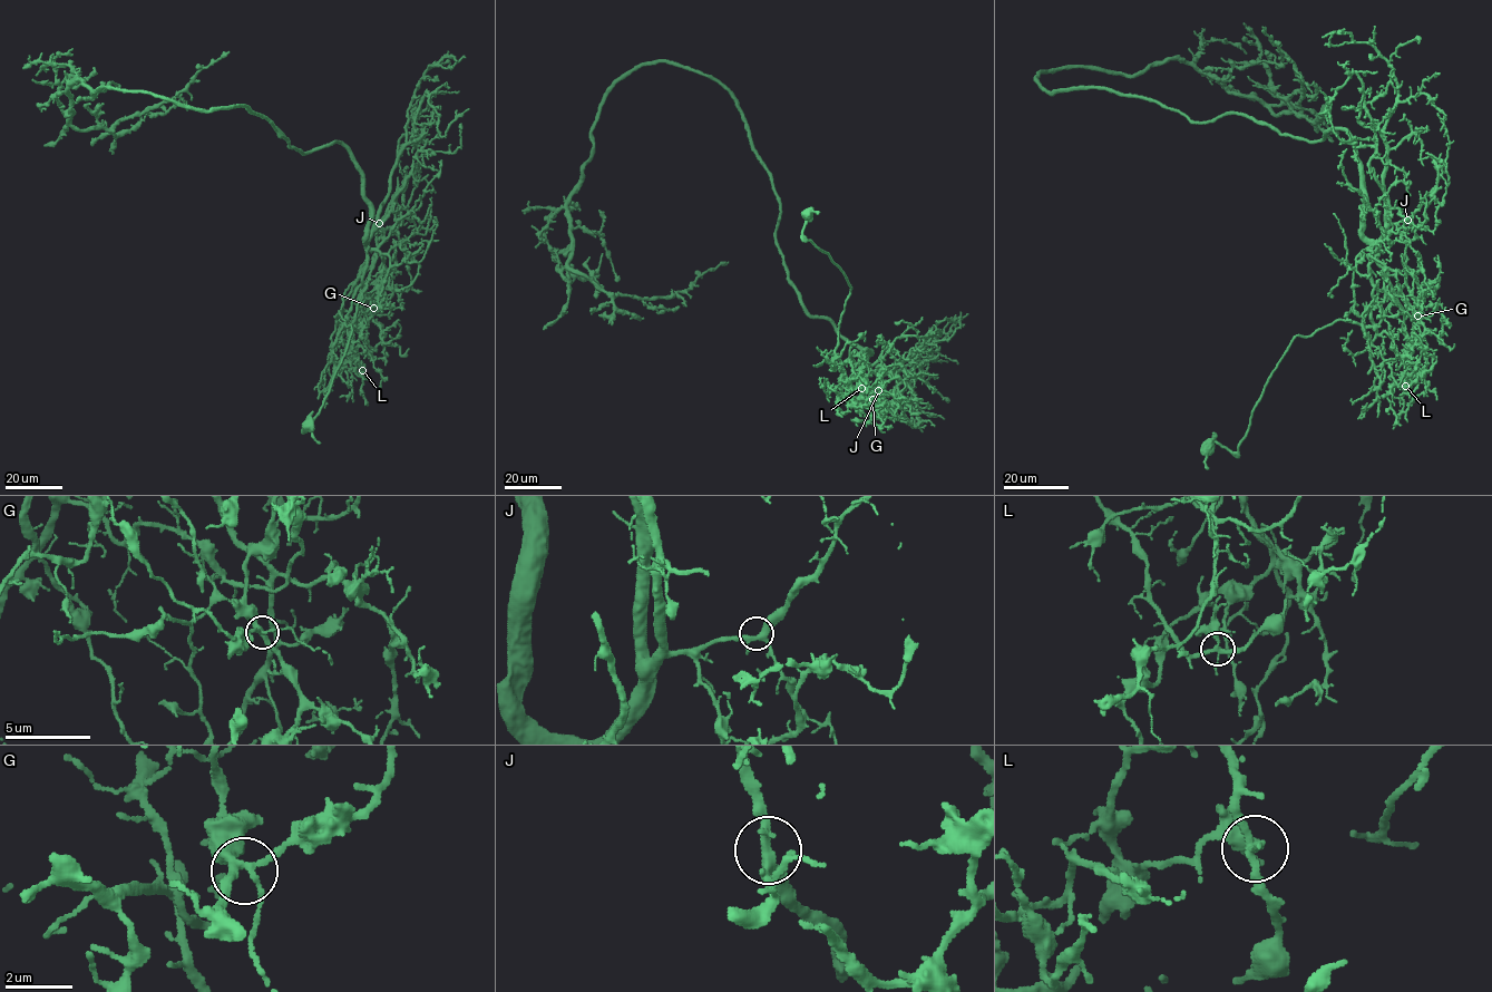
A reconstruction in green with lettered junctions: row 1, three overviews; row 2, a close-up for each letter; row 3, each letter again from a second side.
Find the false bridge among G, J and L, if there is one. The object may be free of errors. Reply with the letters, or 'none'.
L

